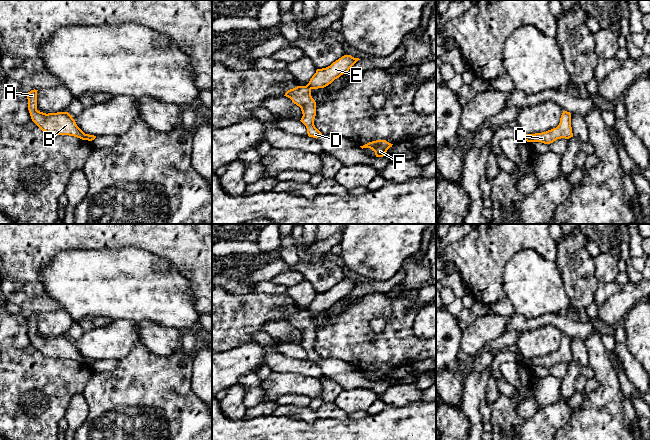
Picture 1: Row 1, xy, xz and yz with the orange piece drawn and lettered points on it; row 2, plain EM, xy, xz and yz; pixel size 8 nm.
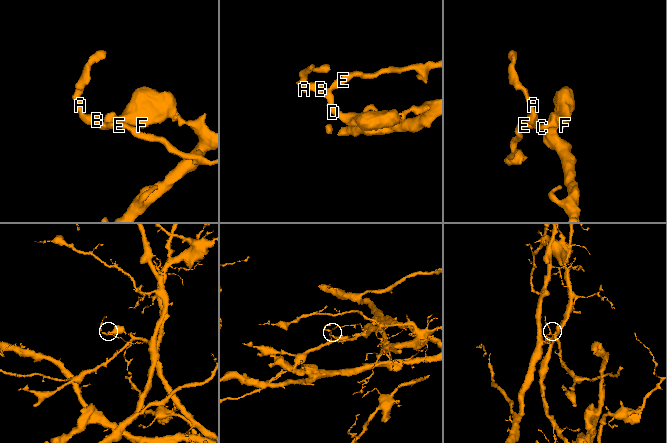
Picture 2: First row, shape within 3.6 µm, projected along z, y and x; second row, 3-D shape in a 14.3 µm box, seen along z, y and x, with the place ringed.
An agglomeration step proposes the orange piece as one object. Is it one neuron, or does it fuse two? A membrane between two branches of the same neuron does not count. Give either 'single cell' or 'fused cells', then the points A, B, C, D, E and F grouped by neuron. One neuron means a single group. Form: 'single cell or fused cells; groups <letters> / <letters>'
fused cells; groups A B C D F / E

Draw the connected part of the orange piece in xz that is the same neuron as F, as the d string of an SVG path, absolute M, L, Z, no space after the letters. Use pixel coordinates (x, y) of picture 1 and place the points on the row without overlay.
M376 364L369 366L363 370L360 370L363 372L370 372L375 376L376 381L383 381L385 380L387 374L392 371L393 368L387 366L386 364Z

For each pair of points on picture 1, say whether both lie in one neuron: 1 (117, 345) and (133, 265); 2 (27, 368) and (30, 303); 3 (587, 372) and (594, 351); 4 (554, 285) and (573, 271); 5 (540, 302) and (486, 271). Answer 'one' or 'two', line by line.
1: two
2: two
3: two
4: two
5: two

